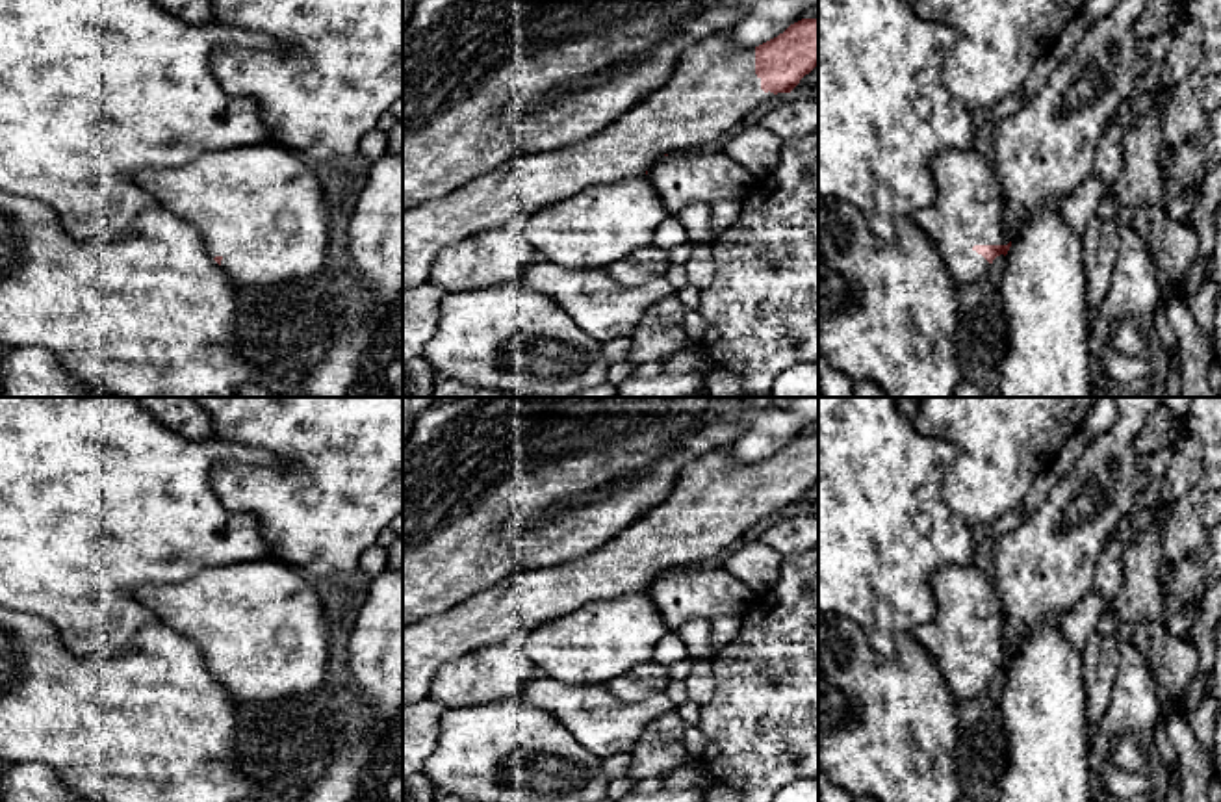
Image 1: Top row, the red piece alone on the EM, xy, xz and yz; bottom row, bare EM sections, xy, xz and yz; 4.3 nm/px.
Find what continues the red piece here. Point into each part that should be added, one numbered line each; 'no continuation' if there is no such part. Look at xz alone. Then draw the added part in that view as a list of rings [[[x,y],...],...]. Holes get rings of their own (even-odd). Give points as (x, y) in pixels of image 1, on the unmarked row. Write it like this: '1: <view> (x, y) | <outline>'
1: xz (713, 502) | [[[729,444],[711,449],[685,466],[661,505],[629,524],[599,550],[553,568],[514,572],[503,583],[436,616],[403,627],[403,709],[431,696],[431,681],[447,661],[520,639],[588,602],[640,594],[666,570],[674,572],[718,555],[753,524],[768,518],[774,509],[761,505],[761,494],[755,490],[755,464],[731,460]]]

